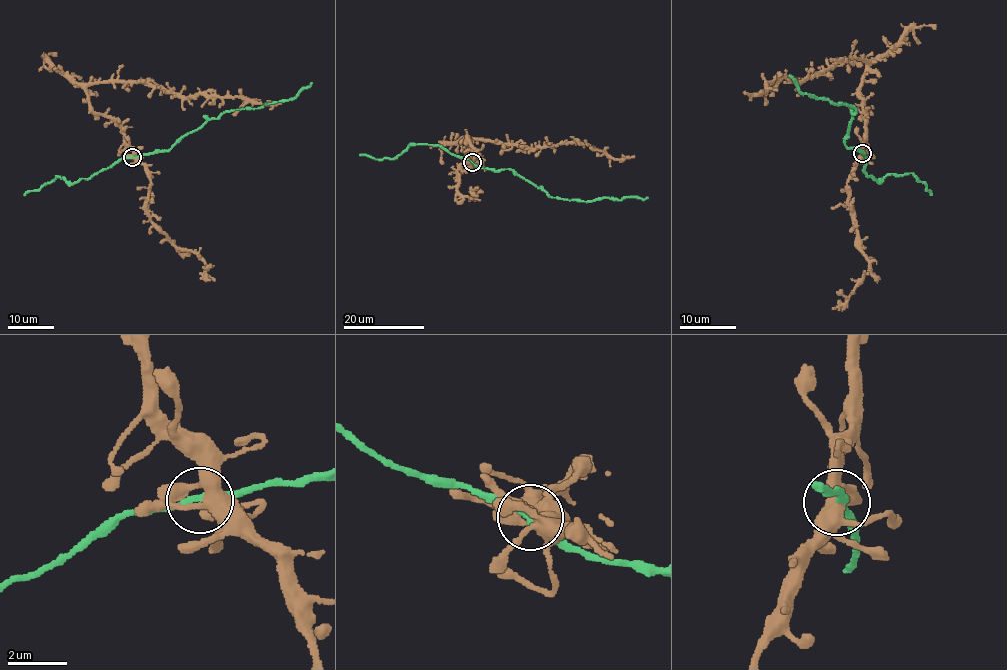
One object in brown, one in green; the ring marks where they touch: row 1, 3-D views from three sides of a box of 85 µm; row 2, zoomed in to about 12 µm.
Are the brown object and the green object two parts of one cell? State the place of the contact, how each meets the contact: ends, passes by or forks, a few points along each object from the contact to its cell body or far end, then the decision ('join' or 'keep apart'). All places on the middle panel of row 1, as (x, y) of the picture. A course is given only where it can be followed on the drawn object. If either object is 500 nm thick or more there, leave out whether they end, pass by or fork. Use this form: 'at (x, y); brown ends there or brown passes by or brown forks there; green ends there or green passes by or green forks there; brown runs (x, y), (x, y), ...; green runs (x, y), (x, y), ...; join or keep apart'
at (472, 162); brown forks there; green passes by; brown runs (472, 162), (477, 158), (468, 138), (536, 149), (569, 143), (586, 143), (605, 151), (613, 159), (634, 155); green runs (471, 162), (495, 170), (508, 169), (552, 197), (587, 201), (603, 198), (648, 197); join

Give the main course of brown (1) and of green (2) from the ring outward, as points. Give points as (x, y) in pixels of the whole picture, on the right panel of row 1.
1: (862, 154), (867, 116), (858, 93), (867, 63), (839, 62), (801, 80), (772, 80), (763, 93), (743, 93)
2: (863, 154), (845, 143), (855, 109), (801, 93), (789, 75)

